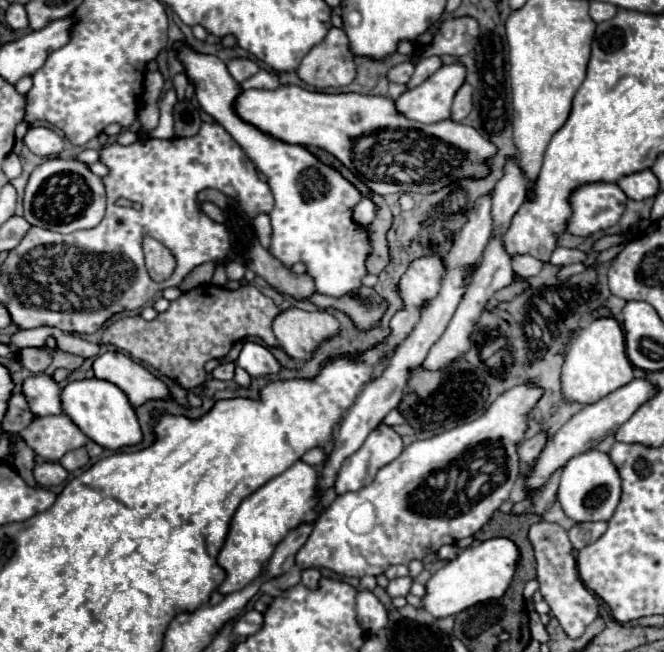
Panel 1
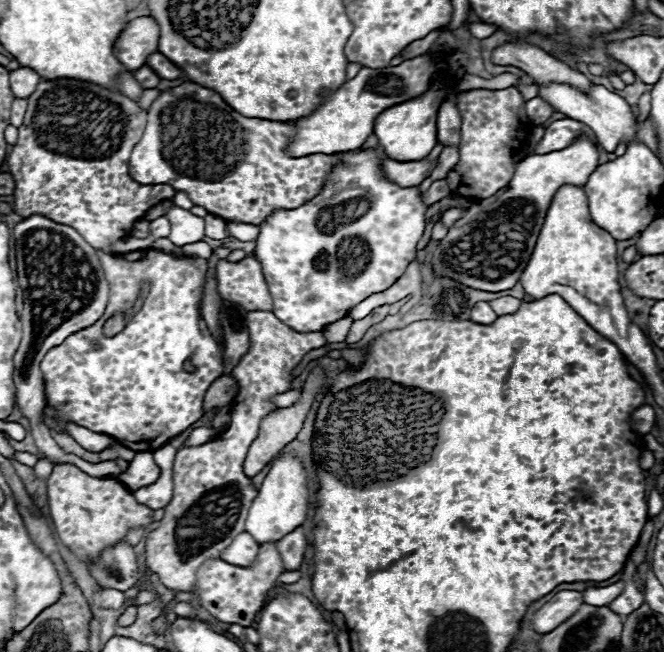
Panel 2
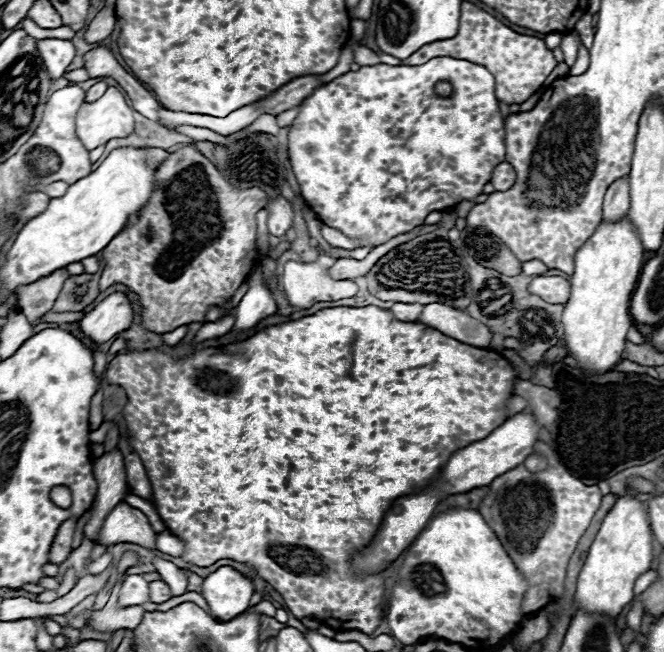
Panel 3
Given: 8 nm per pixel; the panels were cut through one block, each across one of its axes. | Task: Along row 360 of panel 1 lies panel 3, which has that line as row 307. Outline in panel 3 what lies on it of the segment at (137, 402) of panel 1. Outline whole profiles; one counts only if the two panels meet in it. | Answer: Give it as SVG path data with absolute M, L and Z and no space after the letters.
M114 292L106 296L92 312L88 312L80 322L80 334L92 338L96 344L104 344L116 334L128 330L134 320L134 304L124 292Z

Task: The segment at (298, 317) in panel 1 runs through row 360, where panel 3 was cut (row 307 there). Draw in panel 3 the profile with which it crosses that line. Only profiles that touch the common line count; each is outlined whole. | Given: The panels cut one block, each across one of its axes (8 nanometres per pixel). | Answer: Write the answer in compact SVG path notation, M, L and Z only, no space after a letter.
M318 256L314 262L286 262L282 284L290 304L308 308L316 302L352 298L358 286L352 280L334 280L328 270L334 264L328 256Z

